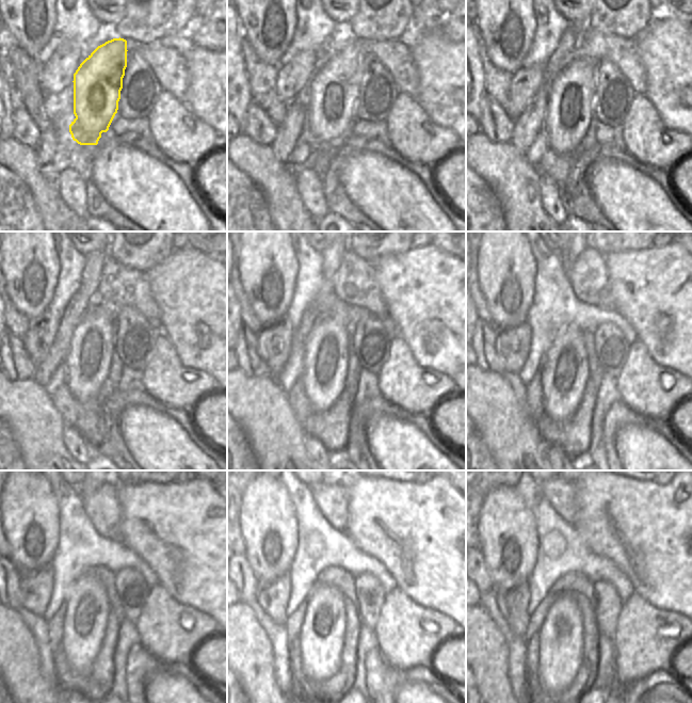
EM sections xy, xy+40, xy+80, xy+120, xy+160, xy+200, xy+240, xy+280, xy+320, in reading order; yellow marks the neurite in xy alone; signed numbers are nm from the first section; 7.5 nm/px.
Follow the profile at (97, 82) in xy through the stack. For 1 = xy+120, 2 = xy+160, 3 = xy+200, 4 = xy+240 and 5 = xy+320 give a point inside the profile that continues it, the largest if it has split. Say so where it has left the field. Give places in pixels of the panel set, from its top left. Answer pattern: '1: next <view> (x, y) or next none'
1: next xy+120 (89, 360)
2: next xy+160 (325, 366)
3: next xy+200 (565, 371)
4: next xy+240 (85, 623)
5: next xy+320 (561, 659)

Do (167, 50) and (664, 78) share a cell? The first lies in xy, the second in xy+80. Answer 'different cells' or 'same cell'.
different cells

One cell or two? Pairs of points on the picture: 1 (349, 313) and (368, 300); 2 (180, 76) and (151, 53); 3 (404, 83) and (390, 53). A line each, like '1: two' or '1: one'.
1: two
2: one
3: one

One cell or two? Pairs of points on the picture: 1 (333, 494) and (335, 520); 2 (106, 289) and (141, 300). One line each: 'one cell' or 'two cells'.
1: one cell
2: one cell

